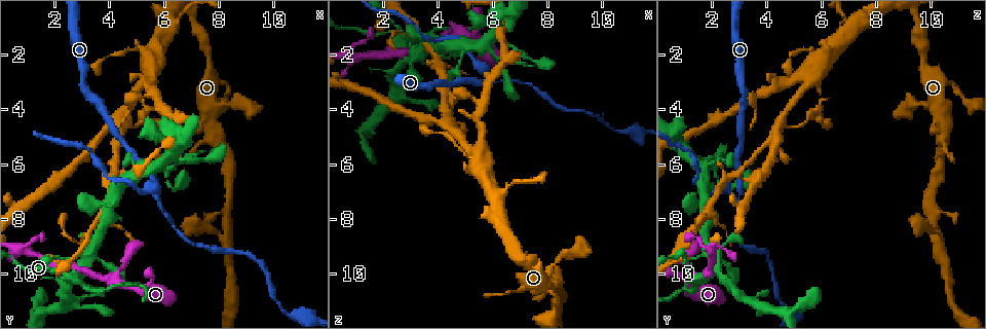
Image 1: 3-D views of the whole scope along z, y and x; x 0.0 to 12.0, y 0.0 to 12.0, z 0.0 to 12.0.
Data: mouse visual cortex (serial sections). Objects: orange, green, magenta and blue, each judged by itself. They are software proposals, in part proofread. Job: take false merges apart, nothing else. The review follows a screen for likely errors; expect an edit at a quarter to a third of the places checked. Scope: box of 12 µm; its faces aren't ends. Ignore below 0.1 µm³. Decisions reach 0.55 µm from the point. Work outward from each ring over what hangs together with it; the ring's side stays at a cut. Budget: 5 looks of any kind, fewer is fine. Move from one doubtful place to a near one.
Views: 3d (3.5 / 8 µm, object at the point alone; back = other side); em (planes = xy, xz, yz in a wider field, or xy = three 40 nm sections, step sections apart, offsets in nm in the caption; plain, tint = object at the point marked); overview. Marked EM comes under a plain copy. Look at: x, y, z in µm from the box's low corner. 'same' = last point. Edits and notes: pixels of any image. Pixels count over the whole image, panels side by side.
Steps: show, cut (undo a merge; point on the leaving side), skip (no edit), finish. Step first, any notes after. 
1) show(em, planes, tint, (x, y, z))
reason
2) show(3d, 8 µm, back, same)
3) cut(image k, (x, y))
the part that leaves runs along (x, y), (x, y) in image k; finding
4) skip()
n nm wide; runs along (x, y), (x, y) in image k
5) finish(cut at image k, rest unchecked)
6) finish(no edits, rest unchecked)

show(3d, 3.5 µm, (0.9, 9.2, 2.0))

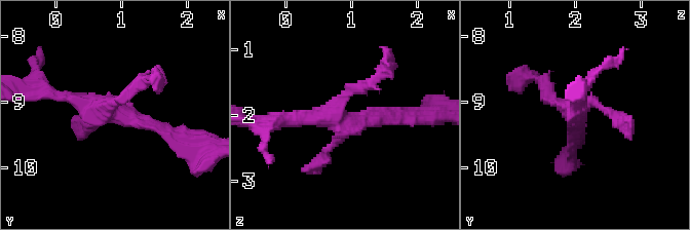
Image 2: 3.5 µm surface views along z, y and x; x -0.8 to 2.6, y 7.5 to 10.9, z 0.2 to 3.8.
show(em, xy, step 5, tint, (0.90, 9.15, 2.05))

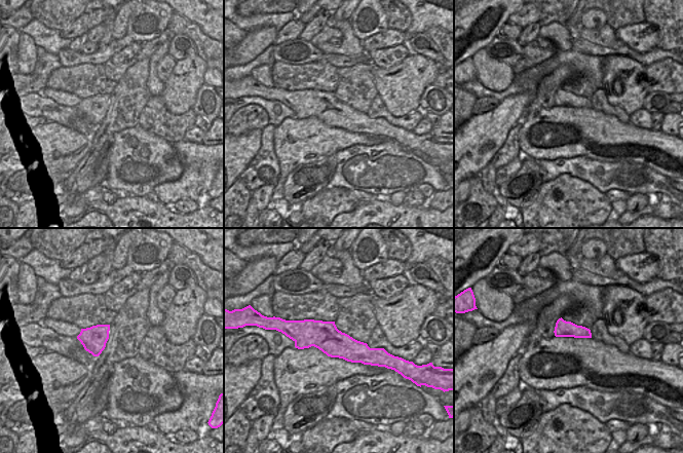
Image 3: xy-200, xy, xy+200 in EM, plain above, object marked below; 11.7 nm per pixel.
skip()
runs along (295, 337), (382, 353) in image 3; one cell here

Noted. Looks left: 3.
show(3d, 3.5 µm, (5.9, 7.2, 2.9))
sharp bend

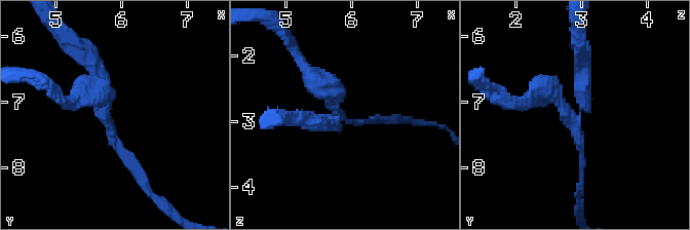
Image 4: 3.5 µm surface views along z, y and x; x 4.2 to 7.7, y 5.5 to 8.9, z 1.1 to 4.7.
show(em, xy, step 3, tint, (5.80, 7.25, 2.95))

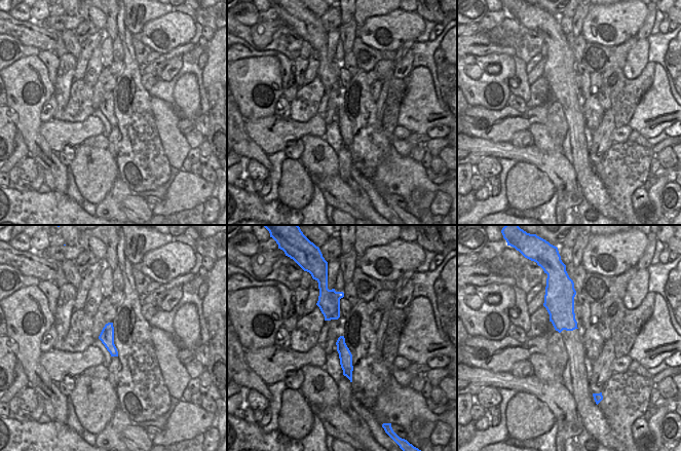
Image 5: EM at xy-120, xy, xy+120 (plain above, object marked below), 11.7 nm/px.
cut(image 4, (556, 91))
the part that leaves runs along (107, 116), (116, 151), (160, 201) in image 4; a second cell is stuck on

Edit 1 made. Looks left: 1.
finish(cut at image 4, rest unchecked)

